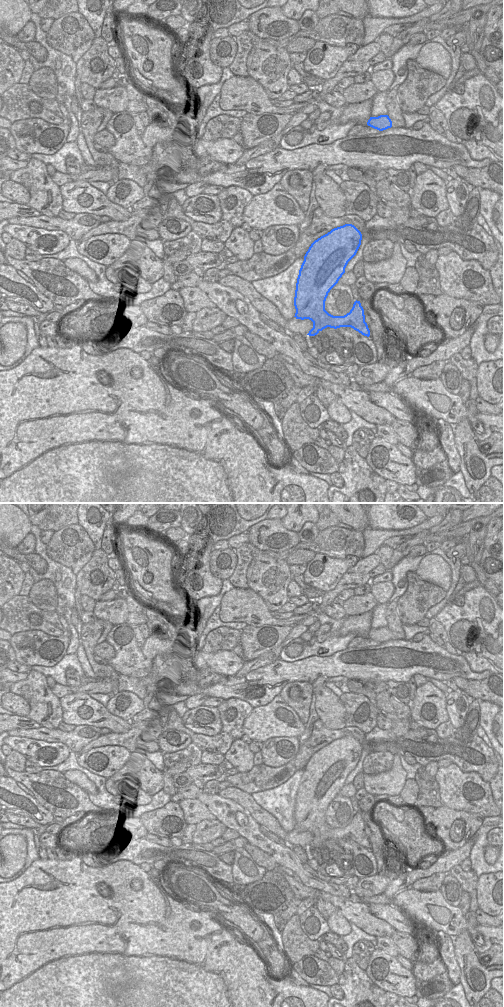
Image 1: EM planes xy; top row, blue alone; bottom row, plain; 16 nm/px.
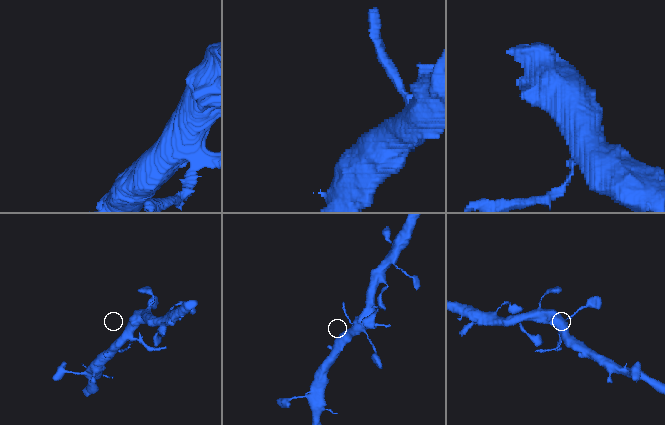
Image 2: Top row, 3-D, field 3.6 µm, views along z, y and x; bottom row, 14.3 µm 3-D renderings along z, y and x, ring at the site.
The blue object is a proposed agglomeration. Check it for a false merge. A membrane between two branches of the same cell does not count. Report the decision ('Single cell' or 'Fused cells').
Fused cells.

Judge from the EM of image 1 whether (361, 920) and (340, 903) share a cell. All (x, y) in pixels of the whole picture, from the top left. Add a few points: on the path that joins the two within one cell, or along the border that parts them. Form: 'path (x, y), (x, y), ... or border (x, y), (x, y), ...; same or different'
path (356, 915), (345, 906); same

